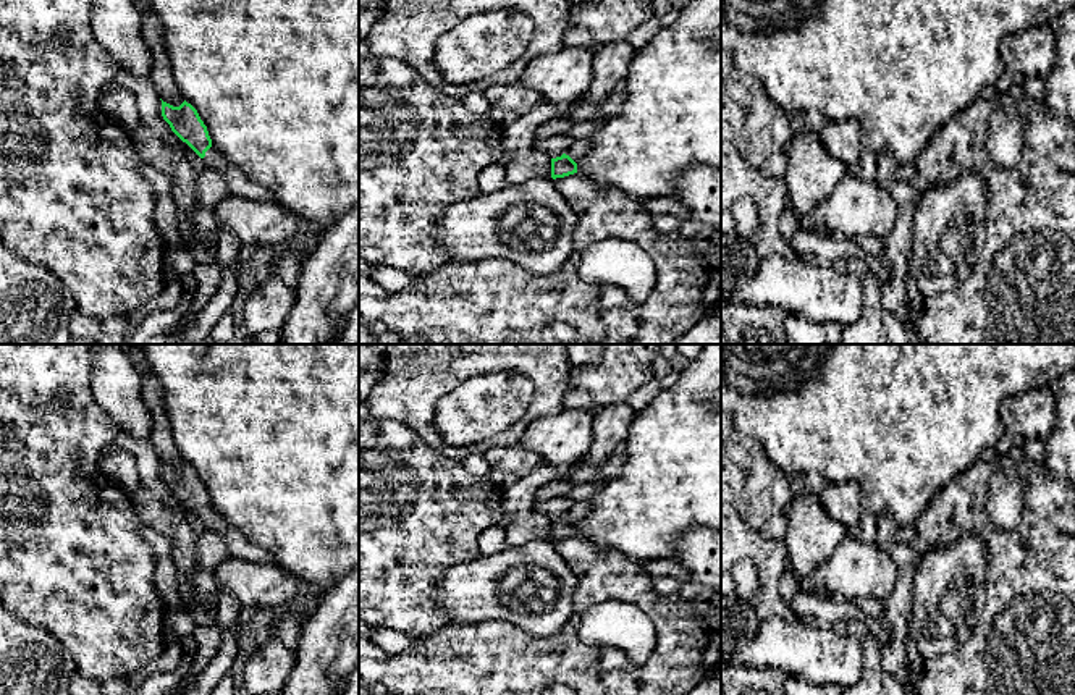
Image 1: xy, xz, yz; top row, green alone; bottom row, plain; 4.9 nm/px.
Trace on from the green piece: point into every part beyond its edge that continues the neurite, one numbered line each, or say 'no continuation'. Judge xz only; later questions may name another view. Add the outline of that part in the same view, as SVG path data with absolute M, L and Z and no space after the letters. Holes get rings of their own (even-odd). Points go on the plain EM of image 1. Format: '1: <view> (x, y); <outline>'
1: xz (579, 509); M579 499L579 501L572 501L572 506L566 512L566 517L569 517L577 525L580 520L588 517L590 512L592 512L592 506L588 499Z

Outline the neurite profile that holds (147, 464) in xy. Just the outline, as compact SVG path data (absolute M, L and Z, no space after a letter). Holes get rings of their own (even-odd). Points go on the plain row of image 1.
M116 427L116 436L113 444L126 449L136 457L136 470L139 474L141 485L158 495L171 511L181 516L199 537L207 530L204 520L200 520L186 504L183 504L162 478L162 462L155 454L155 448L150 440L136 440L126 430Z

